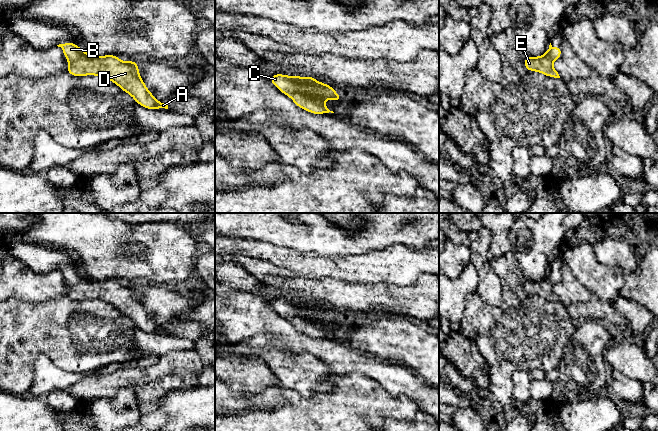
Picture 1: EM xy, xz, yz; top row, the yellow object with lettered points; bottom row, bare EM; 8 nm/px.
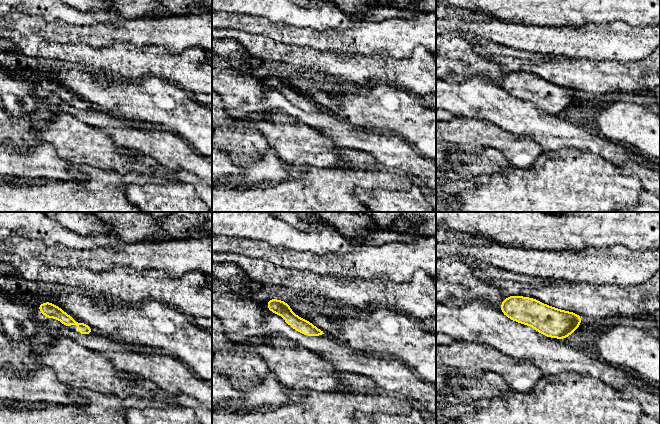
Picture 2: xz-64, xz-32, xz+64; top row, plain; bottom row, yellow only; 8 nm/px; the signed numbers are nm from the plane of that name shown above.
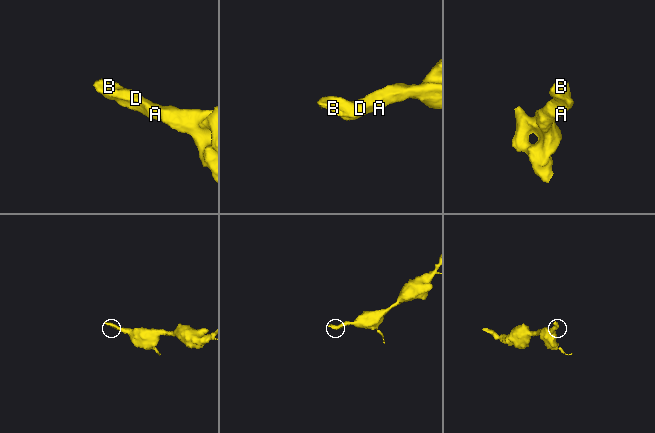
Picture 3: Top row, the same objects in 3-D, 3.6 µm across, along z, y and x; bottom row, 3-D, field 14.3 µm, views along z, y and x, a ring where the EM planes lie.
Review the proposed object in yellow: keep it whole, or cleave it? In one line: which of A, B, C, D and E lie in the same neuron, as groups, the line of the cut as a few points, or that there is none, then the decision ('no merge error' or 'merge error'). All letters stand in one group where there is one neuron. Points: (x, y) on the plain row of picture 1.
A B C D E; no cut; no merge error

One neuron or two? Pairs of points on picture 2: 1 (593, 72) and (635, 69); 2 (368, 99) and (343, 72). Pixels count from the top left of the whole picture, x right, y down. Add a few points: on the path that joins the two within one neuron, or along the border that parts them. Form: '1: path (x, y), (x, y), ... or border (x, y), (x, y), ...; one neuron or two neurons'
1: path (603, 72), (625, 72); one neuron
2: border (377, 81), (372, 81), (363, 86), (350, 86); two neurons

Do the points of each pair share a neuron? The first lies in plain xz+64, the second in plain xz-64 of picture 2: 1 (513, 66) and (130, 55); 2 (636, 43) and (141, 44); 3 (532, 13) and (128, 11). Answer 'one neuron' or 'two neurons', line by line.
1: one neuron
2: one neuron
3: two neurons

